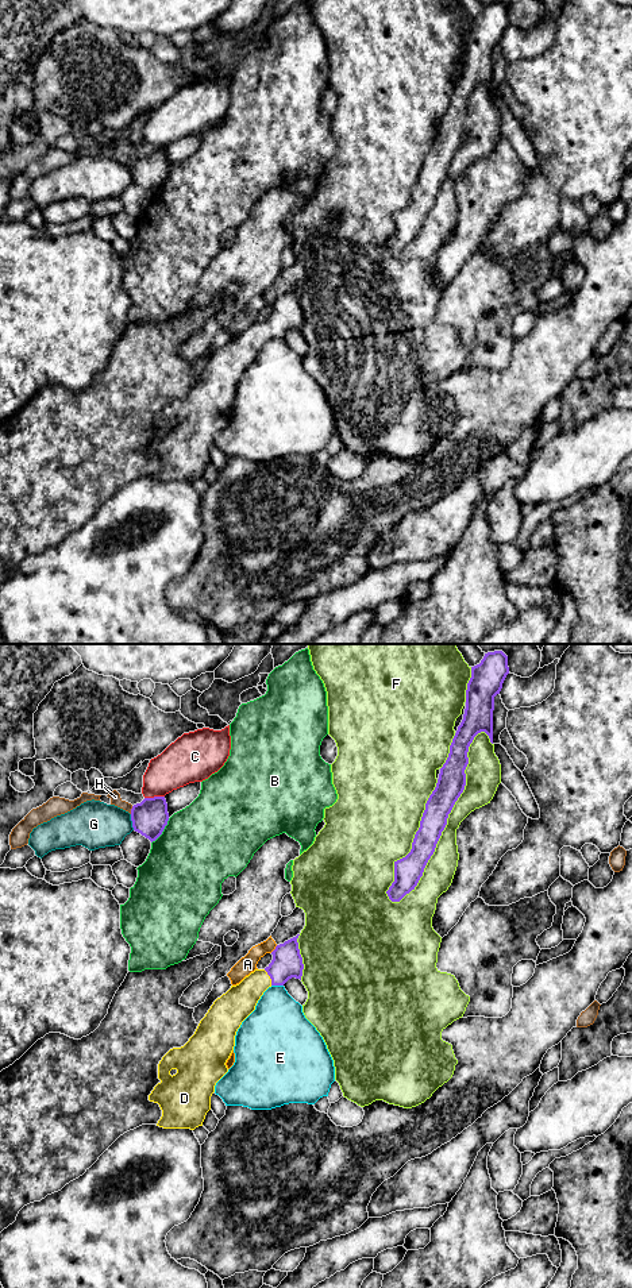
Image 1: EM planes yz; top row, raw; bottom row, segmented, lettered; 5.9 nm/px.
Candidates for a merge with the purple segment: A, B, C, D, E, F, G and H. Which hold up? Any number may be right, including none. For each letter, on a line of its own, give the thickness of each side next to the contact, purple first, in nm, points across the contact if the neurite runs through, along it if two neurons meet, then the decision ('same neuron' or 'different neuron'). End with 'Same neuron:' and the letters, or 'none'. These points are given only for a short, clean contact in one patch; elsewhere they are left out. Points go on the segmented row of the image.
A: 180/110 nm | along yz (277, 945), (270, 952) | different neuron
B: 200/480 nm | different neuron
C: 200/260 nm | different neuron
D: 180/190 nm | across yz (286, 963), (270, 978), (261, 979), (239, 1001) | same neuron
E: 180/340 nm | different neuron
F: 170/200 nm | different neuron
G: 200/280 nm | different neuron
H: 200/60 nm | different neuron
Same neuron: D

